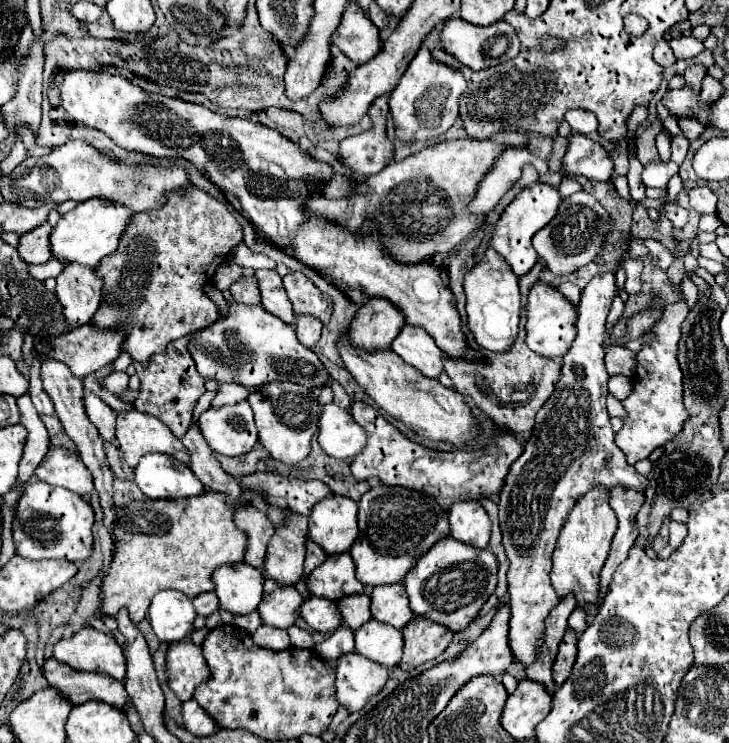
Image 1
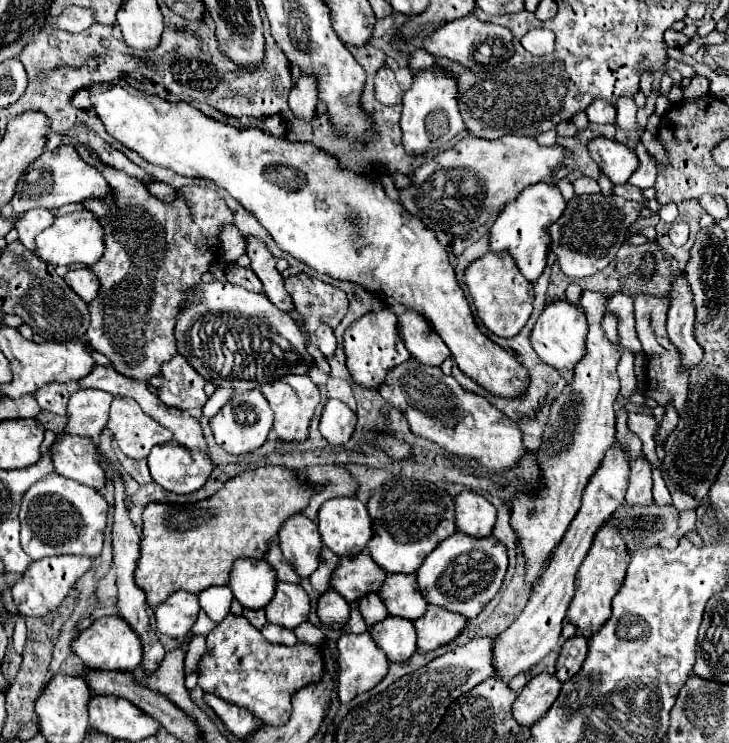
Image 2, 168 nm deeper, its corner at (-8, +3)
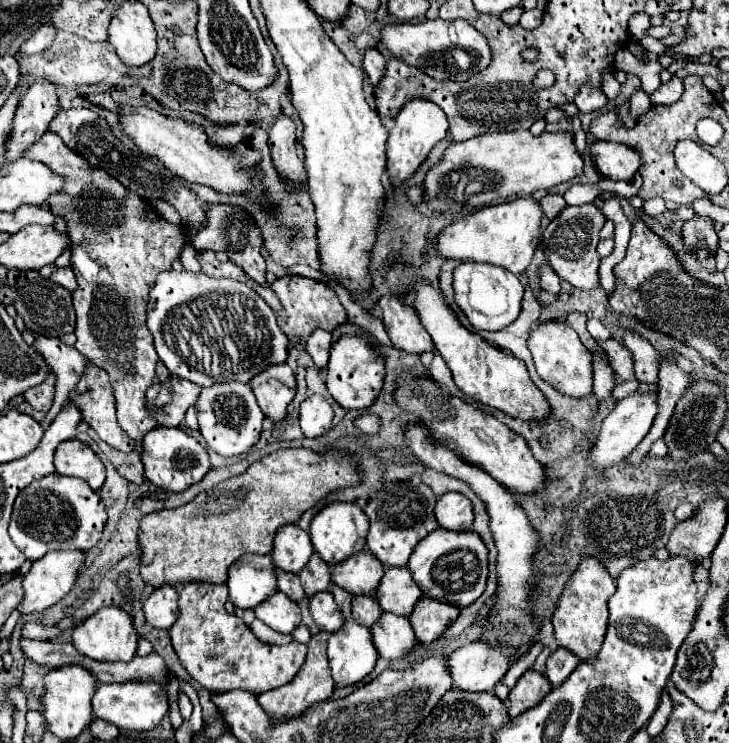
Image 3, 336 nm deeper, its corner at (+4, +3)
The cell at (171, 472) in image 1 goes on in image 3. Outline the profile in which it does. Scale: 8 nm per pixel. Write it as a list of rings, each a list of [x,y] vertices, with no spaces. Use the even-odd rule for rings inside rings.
[[[156,426],[144,436],[142,464],[146,478],[158,488],[170,492],[180,492],[190,488],[192,484],[200,482],[212,468],[206,448],[196,438],[186,434],[182,428],[164,428],[164,426]]]

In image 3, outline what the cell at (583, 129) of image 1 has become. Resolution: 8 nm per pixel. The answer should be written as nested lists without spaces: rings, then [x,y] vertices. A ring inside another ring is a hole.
[[[582,86],[580,92],[574,98],[574,104],[578,106],[580,112],[600,110],[600,108],[604,108],[606,102],[608,102],[606,94],[600,88],[596,88],[596,86]]]

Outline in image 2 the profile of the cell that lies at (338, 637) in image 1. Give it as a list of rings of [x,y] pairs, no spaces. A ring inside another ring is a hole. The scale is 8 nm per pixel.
[[[352,604],[352,614],[350,614],[350,620],[348,620],[348,624],[344,626],[344,630],[342,632],[352,632],[352,634],[364,634],[368,630],[368,626],[366,626],[366,622],[364,622],[364,618],[360,618],[360,612],[358,612],[358,608],[356,608],[356,604]]]

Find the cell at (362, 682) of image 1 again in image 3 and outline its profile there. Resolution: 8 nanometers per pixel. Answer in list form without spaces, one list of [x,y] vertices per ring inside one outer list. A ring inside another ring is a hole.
[[[346,620],[344,626],[328,640],[328,660],[336,688],[356,684],[366,678],[378,660],[378,650],[372,646],[370,630]]]

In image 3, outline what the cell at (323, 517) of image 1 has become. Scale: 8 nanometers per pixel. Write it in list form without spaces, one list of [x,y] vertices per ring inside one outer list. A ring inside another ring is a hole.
[[[334,502],[324,506],[312,520],[310,524],[310,538],[312,538],[312,546],[316,550],[316,554],[320,554],[320,558],[324,558],[324,562],[328,562],[328,566],[340,564],[344,562],[348,556],[358,554],[366,548],[366,534],[368,534],[368,526],[370,520],[364,514],[362,508],[358,508],[356,504],[348,504],[348,502]]]

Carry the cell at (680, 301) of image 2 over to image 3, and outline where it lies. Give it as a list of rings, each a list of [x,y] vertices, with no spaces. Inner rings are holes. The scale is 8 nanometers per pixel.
[[[668,360],[668,362],[664,362],[664,366],[658,372],[658,386],[660,386],[660,390],[658,390],[658,414],[654,418],[650,432],[644,436],[640,446],[636,446],[636,450],[628,458],[634,466],[638,466],[642,462],[642,456],[650,450],[654,440],[664,436],[664,430],[668,428],[668,422],[674,414],[676,402],[680,400],[680,394],[684,394],[684,390],[688,388],[688,374],[684,370],[680,370],[674,362]]]

